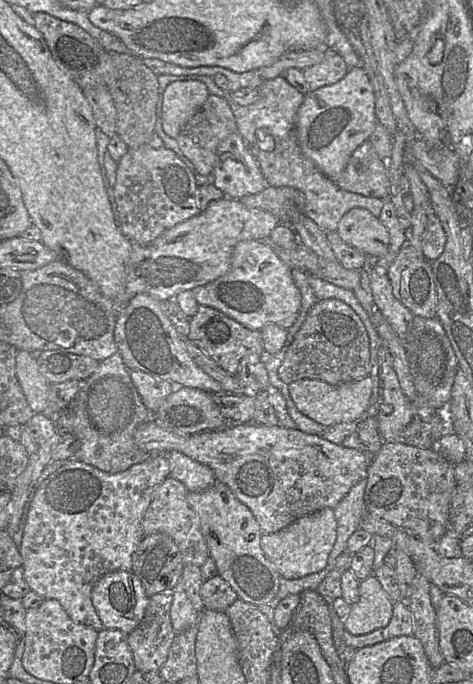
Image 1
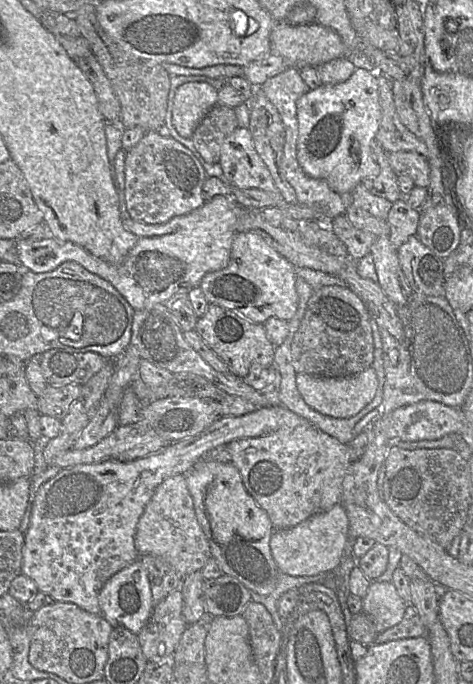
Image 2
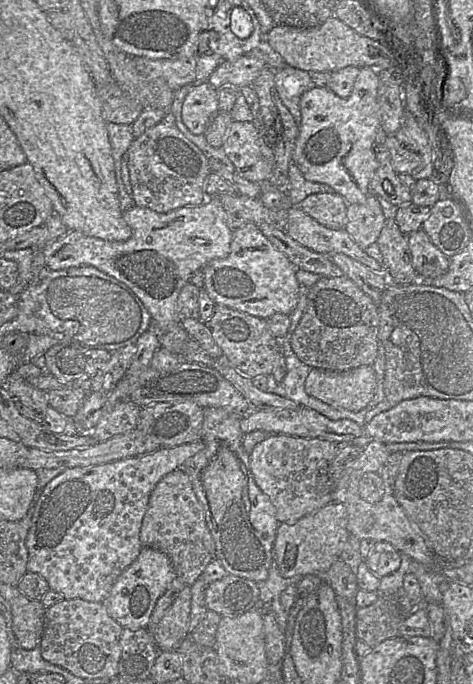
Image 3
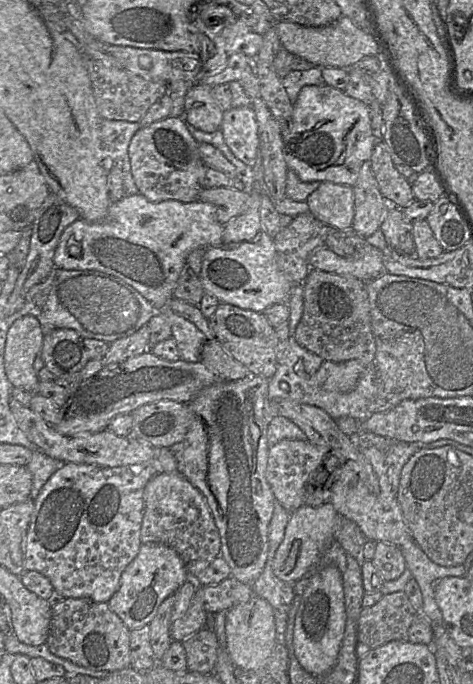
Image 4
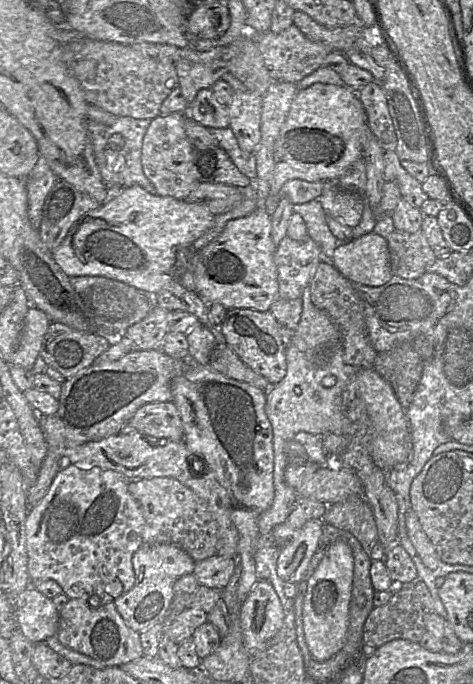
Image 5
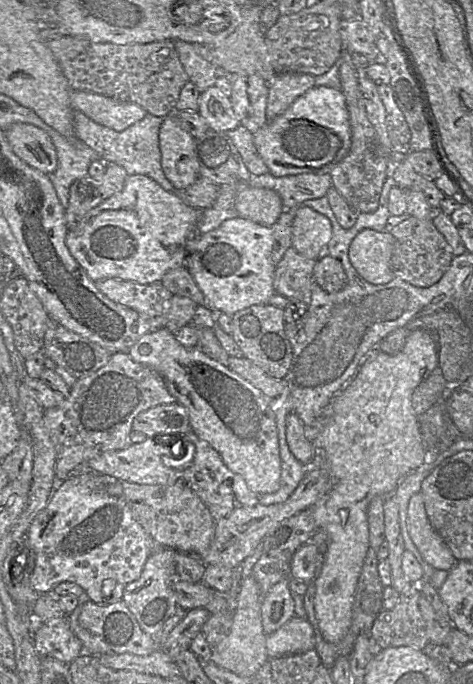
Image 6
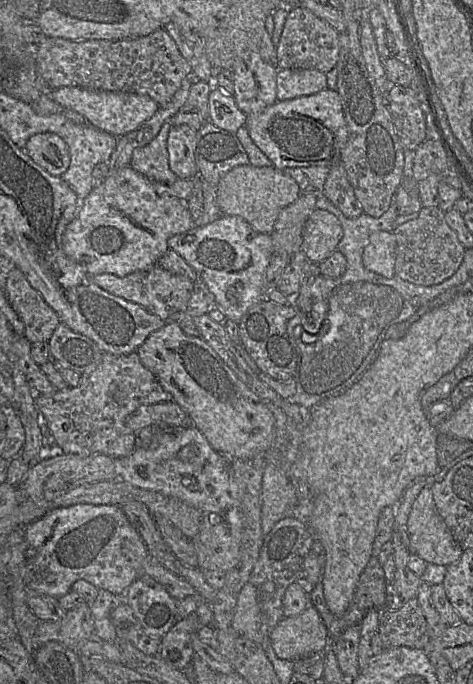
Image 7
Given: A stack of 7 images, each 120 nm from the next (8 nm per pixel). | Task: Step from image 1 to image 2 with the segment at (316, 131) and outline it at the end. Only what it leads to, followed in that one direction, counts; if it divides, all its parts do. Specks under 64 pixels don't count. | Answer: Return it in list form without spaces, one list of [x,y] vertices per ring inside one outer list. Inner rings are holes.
[[[356,68],[345,82],[310,89],[297,100],[296,109],[297,159],[307,175],[324,180],[339,194],[348,194],[363,179],[379,174],[370,146],[381,122],[376,72]]]

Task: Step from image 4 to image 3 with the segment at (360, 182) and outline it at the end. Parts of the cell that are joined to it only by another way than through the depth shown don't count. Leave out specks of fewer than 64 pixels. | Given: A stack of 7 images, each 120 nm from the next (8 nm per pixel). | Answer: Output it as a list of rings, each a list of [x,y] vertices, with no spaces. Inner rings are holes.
[[[370,194],[362,204],[349,204],[344,229],[362,249],[377,241],[385,224],[378,197]]]

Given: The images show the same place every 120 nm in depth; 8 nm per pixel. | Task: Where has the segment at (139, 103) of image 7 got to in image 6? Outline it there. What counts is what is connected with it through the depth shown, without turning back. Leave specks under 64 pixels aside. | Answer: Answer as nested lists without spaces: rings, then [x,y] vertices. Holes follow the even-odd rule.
[[[72,90],[70,101],[74,111],[115,131],[125,130],[148,114],[137,104],[119,102],[88,91]]]

